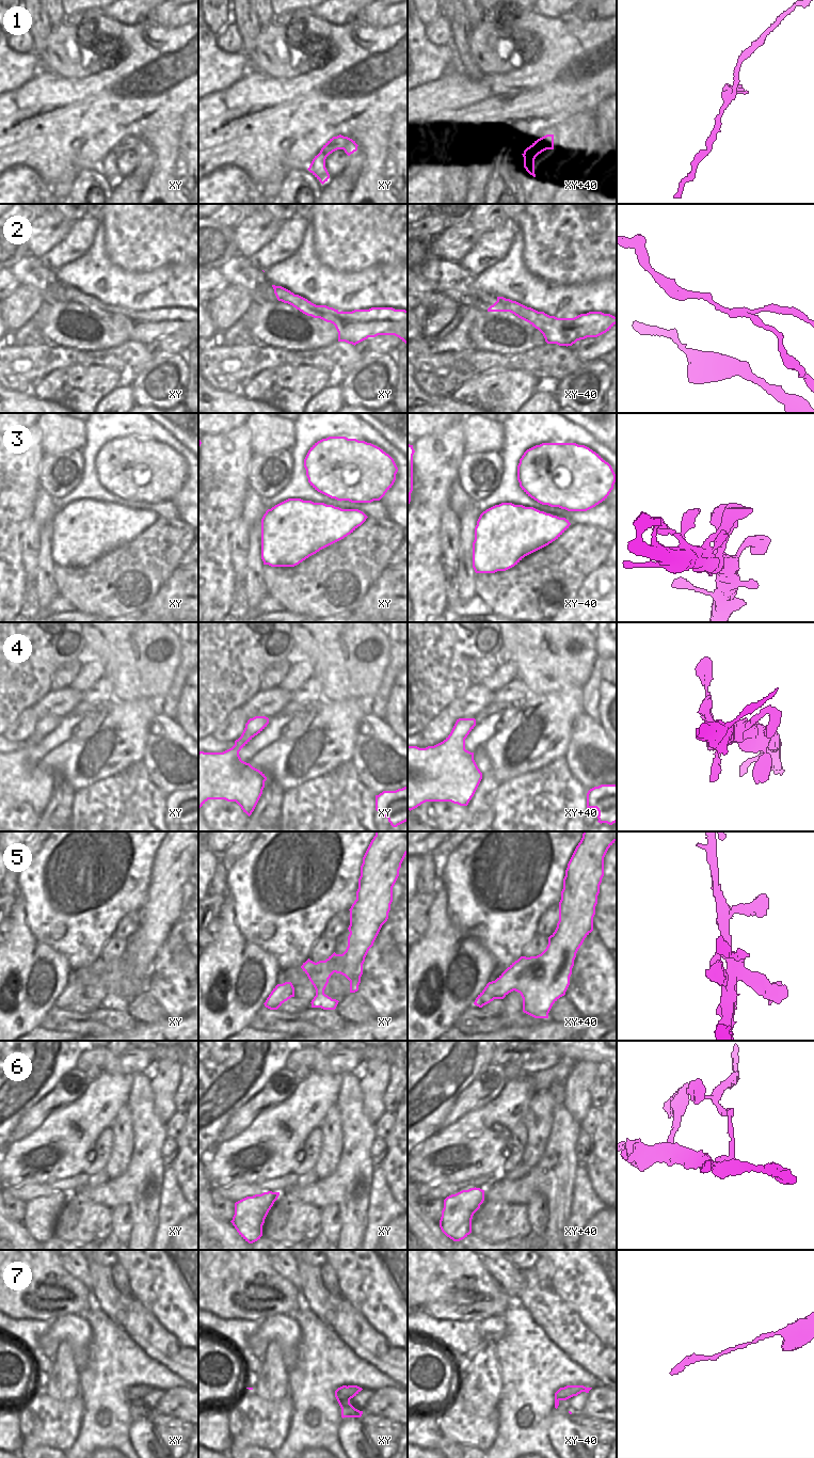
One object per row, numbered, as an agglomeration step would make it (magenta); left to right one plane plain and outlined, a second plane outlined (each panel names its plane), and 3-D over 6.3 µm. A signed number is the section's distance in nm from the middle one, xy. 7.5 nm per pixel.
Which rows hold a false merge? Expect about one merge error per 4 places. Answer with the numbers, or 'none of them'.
1, 2, 6, 7

